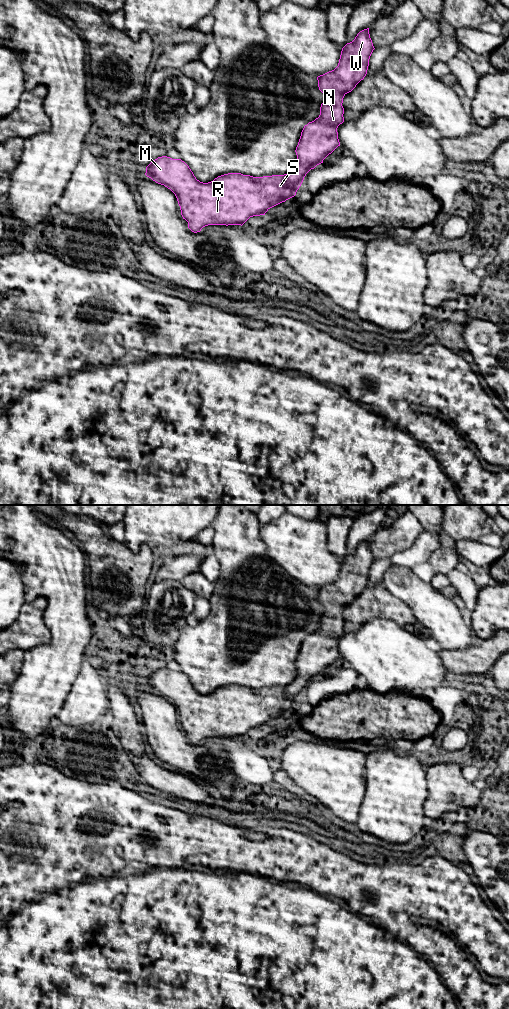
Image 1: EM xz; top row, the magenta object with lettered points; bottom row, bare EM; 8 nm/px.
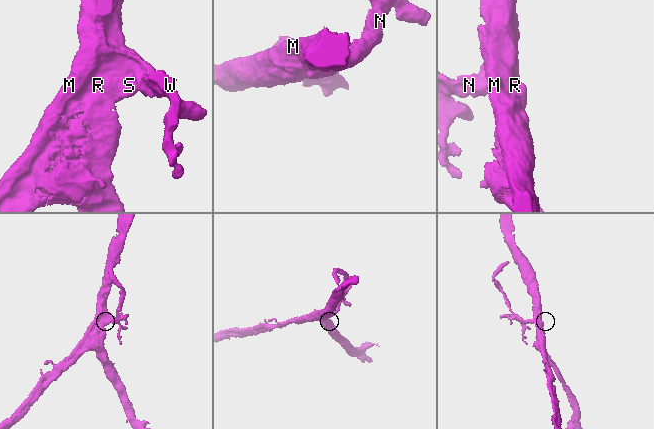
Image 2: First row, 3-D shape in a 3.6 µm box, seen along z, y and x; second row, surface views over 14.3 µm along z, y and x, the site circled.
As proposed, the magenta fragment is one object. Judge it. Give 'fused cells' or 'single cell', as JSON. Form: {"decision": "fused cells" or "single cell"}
{"decision": "single cell"}

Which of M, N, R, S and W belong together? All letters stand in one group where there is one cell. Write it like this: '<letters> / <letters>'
M N R S W

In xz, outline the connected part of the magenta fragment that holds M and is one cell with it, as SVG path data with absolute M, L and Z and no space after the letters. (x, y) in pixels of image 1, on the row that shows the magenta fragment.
M369 28L364 29L342 48L338 66L317 77L318 87L324 94L325 101L321 104L319 117L304 126L295 150L297 163L289 173L263 177L228 173L203 183L196 179L189 166L181 159L162 156L146 167L145 175L175 194L181 215L194 233L200 232L208 225L242 226L250 217L265 215L270 208L294 197L306 174L323 163L323 160L340 146L337 128L344 122L343 98L366 76L374 49Z

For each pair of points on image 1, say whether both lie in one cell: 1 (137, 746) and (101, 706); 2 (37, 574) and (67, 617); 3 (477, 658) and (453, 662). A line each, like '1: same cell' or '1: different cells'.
1: different cells
2: same cell
3: same cell

